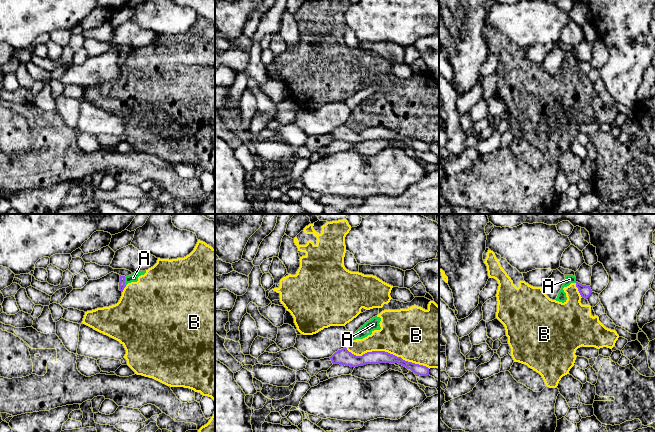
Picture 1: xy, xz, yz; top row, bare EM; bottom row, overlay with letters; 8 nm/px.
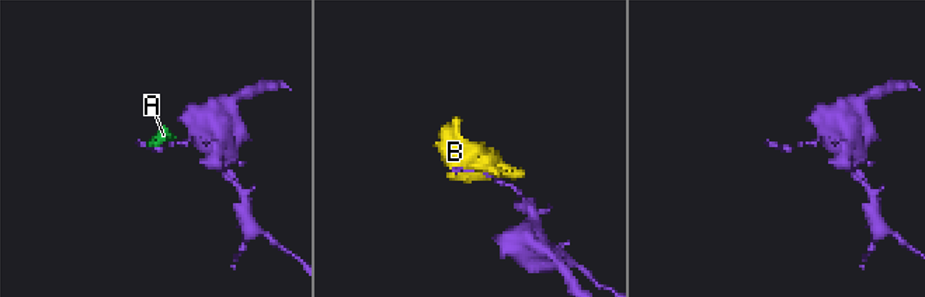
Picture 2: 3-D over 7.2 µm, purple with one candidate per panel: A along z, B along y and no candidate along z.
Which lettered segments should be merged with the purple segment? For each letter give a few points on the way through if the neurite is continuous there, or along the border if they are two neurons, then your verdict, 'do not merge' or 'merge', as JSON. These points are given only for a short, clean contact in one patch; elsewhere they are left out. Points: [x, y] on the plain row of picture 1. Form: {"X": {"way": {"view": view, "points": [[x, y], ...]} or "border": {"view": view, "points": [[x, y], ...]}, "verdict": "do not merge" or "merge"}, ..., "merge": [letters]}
{"A": {"border": {"view": "xy", "points": [[124, 53], [125, 61]]}, "verdict": "do not merge"}, "B": {"verdict": "do not merge"}, "merge": []}

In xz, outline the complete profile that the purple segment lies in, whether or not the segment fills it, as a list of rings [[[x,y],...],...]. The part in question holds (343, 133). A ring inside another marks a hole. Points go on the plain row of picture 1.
[[[343,124],[335,128],[331,133],[333,140],[340,140],[350,143],[358,143],[366,140],[379,140],[379,139],[398,139],[410,145],[417,151],[427,152],[429,151],[429,144],[423,141],[415,140],[403,136],[401,133],[397,133],[385,127],[372,127],[363,130],[362,132],[356,132],[349,128],[347,124]]]

